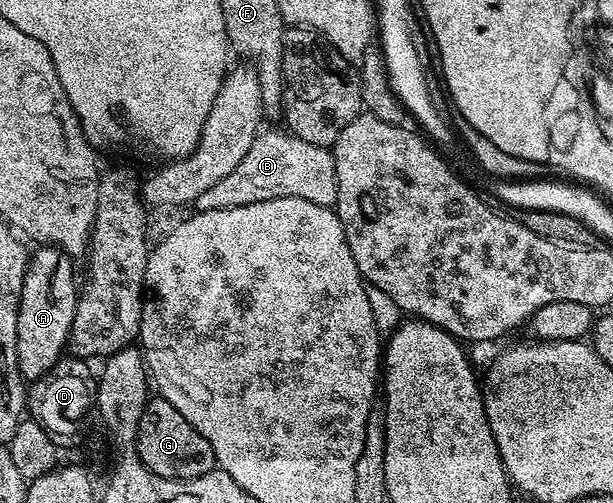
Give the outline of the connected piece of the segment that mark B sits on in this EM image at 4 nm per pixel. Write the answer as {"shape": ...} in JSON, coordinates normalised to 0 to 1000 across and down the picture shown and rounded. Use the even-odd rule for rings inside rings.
{"shape":[[[424,262],[416,274],[413,292],[406,292],[400,316],[367,348],[351,370],[341,372],[334,388],[320,396],[316,414],[372,416],[393,412],[406,404],[419,404],[432,396],[504,396],[504,404],[545,410],[550,388],[550,356],[546,354],[546,314],[538,294],[511,284],[498,284],[498,276],[476,272],[473,262]]]}

